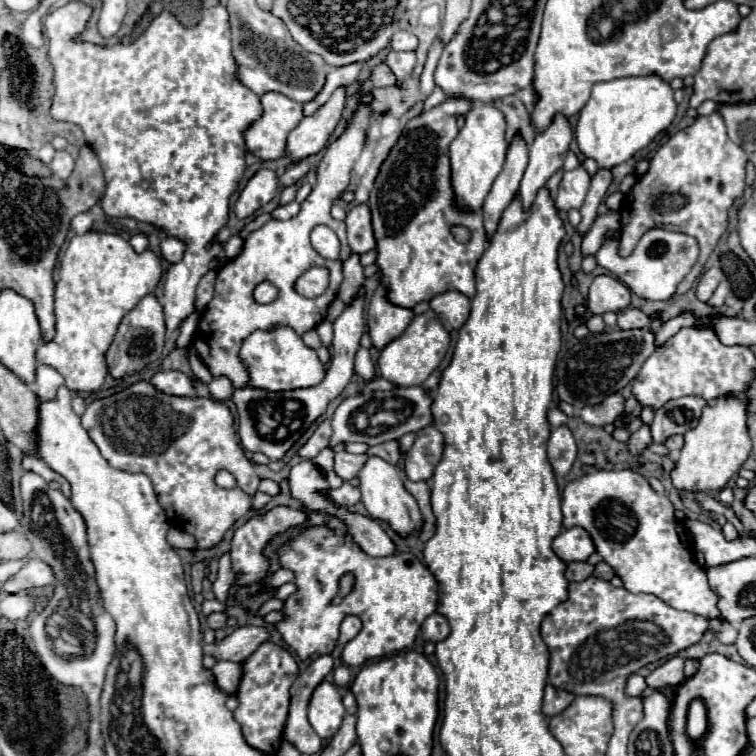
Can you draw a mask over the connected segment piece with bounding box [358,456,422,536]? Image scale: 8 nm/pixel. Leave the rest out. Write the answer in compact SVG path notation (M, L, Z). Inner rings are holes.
M370 456L366 460L366 464L362 466L362 472L358 474L358 480L360 480L360 492L362 492L362 502L366 506L366 510L370 512L370 516L374 520L386 520L392 530L396 530L398 534L406 536L410 534L412 530L420 528L422 524L422 514L418 510L418 504L416 500L410 496L410 492L406 492L404 484L402 484L402 478L400 478L400 472L388 464L386 460L382 458L376 458L376 456Z

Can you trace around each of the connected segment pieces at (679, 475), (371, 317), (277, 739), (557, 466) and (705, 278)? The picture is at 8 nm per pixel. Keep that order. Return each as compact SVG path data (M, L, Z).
M722 396L702 408L698 426L686 432L684 448L678 456L676 468L672 470L672 484L678 490L702 490L712 492L728 484L728 480L740 470L752 452L748 436L748 400L740 396Z
M378 286L368 306L368 332L372 346L376 350L382 350L386 344L390 344L390 340L396 340L406 330L412 318L412 310L390 304L386 300L386 290Z
M274 642L260 644L260 648L244 660L242 680L236 690L238 708L234 710L234 720L242 726L242 734L248 746L264 754L278 752L278 744L282 744L282 730L290 706L290 684L296 680L296 676L298 676L298 662L288 650L276 646Z
M558 426L548 438L548 460L556 474L566 474L576 460L576 444L568 426Z
M714 266L714 268L706 270L706 272L702 274L700 282L698 282L698 288L696 288L696 298L698 298L700 302L708 302L708 298L712 296L712 292L716 290L716 286L720 284L720 280L722 280L722 278L724 278L722 268Z

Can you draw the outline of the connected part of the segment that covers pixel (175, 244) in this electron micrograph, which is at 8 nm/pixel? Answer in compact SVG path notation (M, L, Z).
M164 238L160 242L160 252L162 256L168 260L168 262L180 262L182 260L182 254L184 254L184 244L176 238Z

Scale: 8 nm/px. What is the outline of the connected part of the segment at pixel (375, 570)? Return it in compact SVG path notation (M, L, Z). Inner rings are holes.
M308 526L300 530L296 536L292 536L280 550L278 550L280 566L294 572L294 584L296 592L284 600L284 608L280 610L284 620L276 624L276 630L280 632L282 640L302 658L310 658L312 654L330 654L338 642L338 630L342 620L348 614L354 614L362 620L362 630L356 638L352 638L342 652L342 660L348 666L360 666L366 660L388 656L394 652L400 652L404 648L410 648L416 640L416 634L422 626L422 622L436 610L438 604L438 582L434 580L432 572L414 556L414 554L394 554L388 558L372 558L358 544L354 544L350 534L336 534L328 526ZM352 572L356 576L354 590L342 598L340 604L332 604L332 600L338 594L338 580L342 574Z

